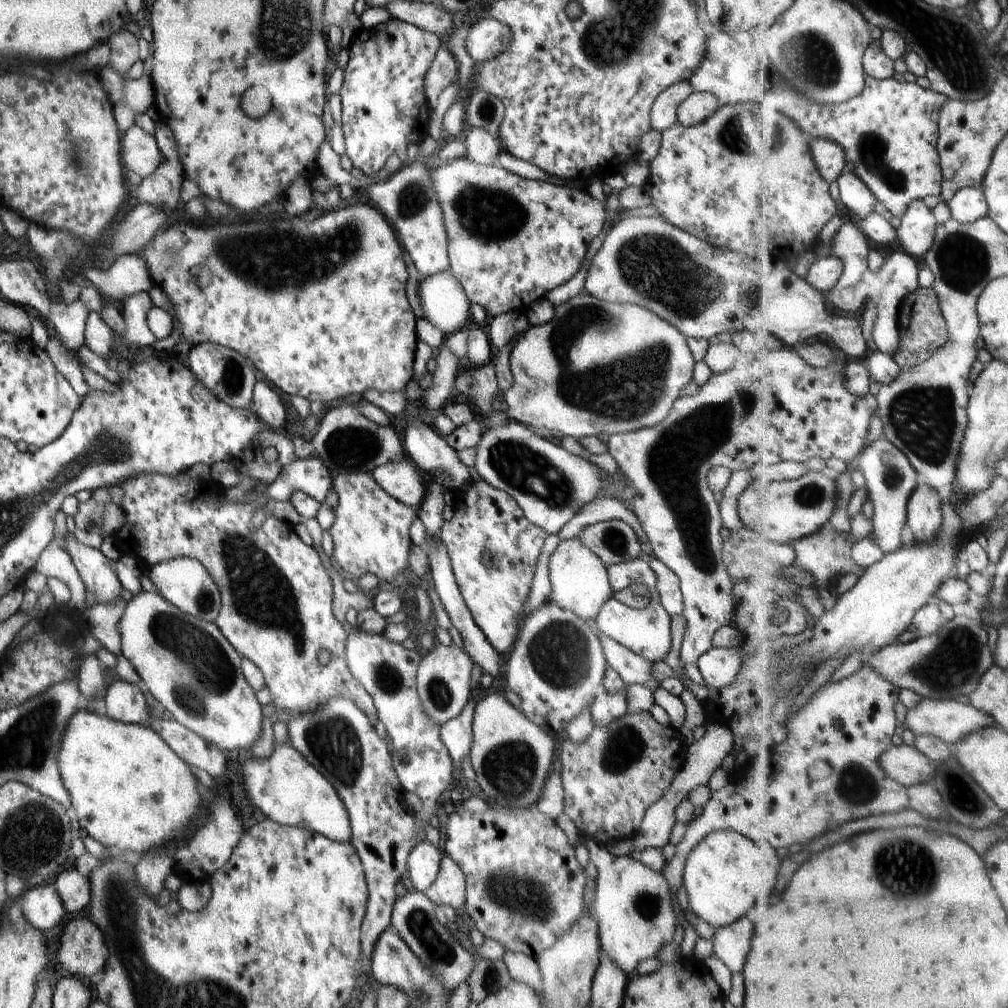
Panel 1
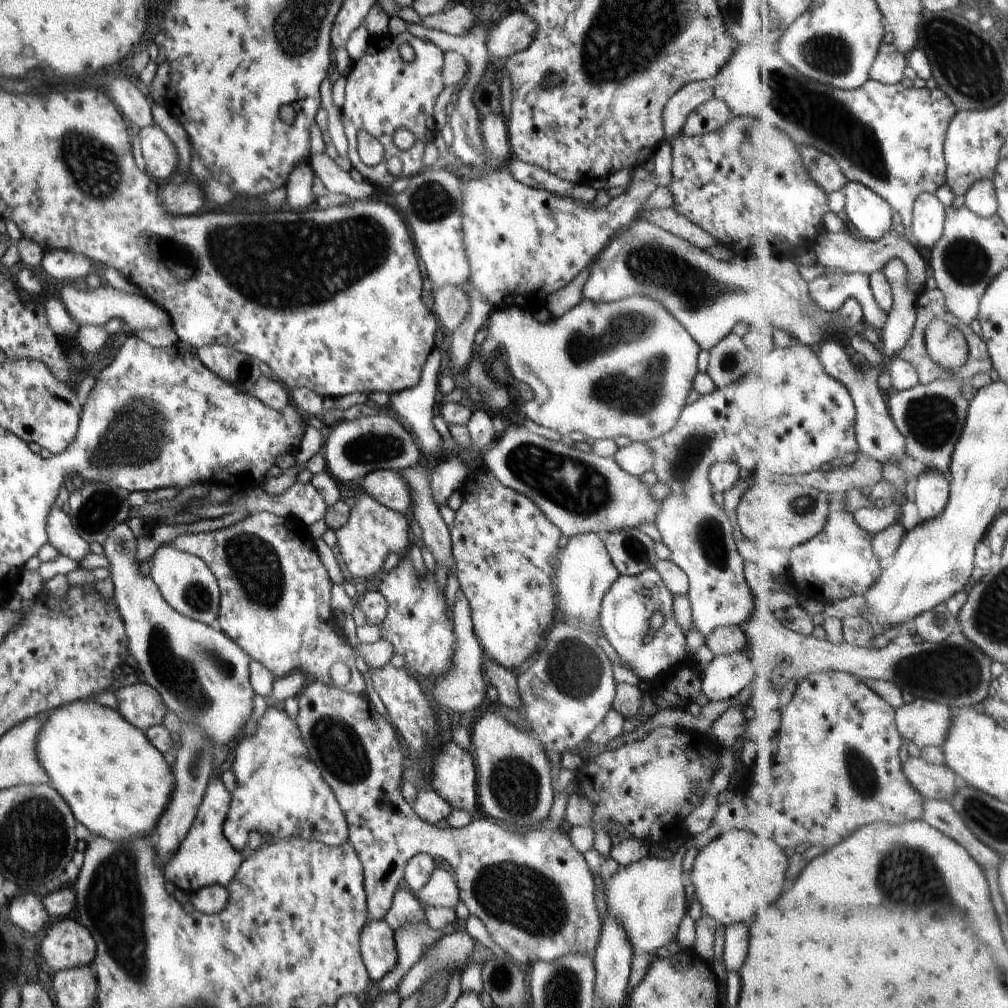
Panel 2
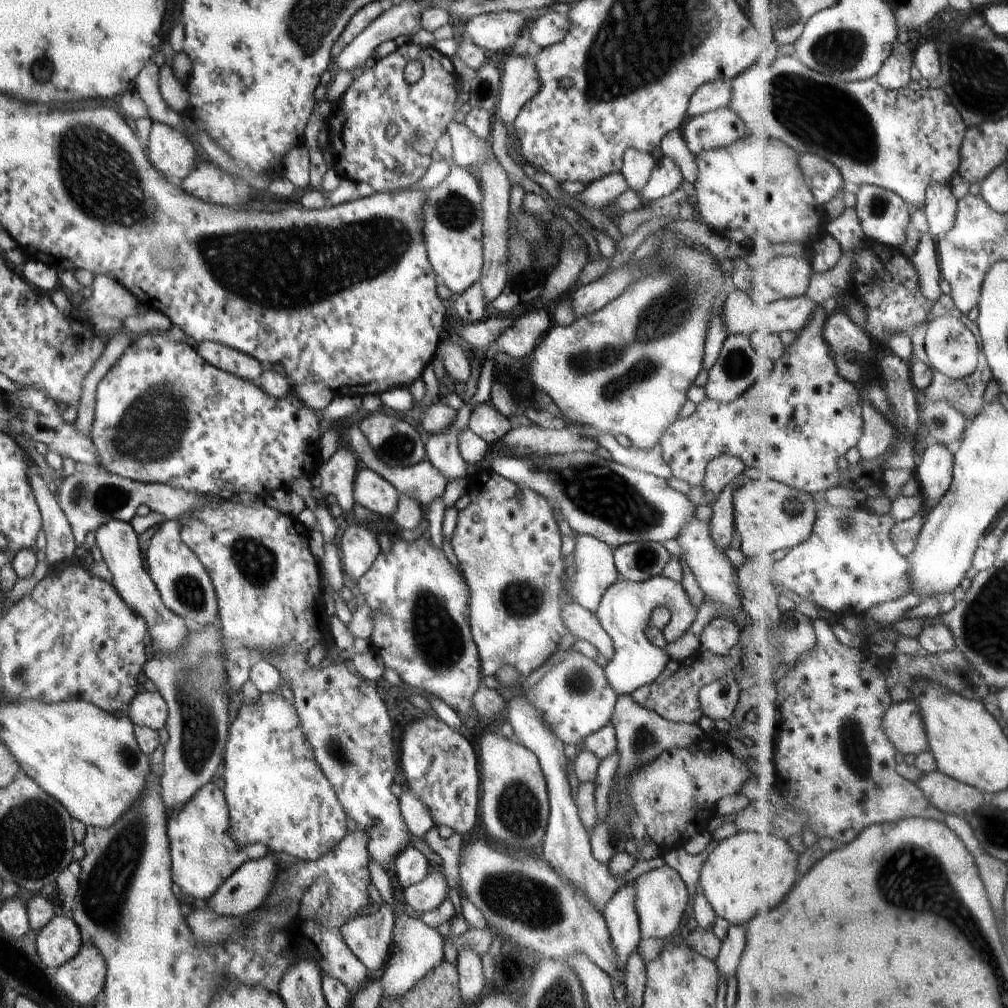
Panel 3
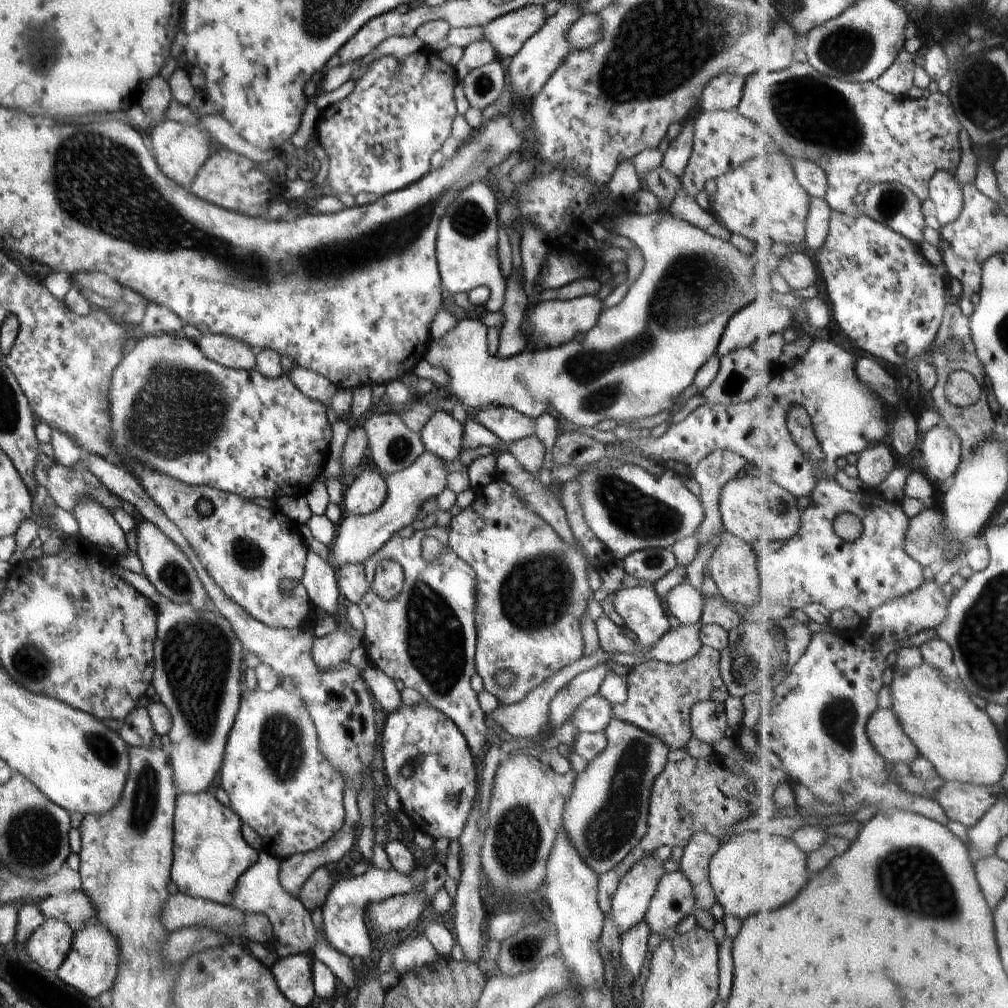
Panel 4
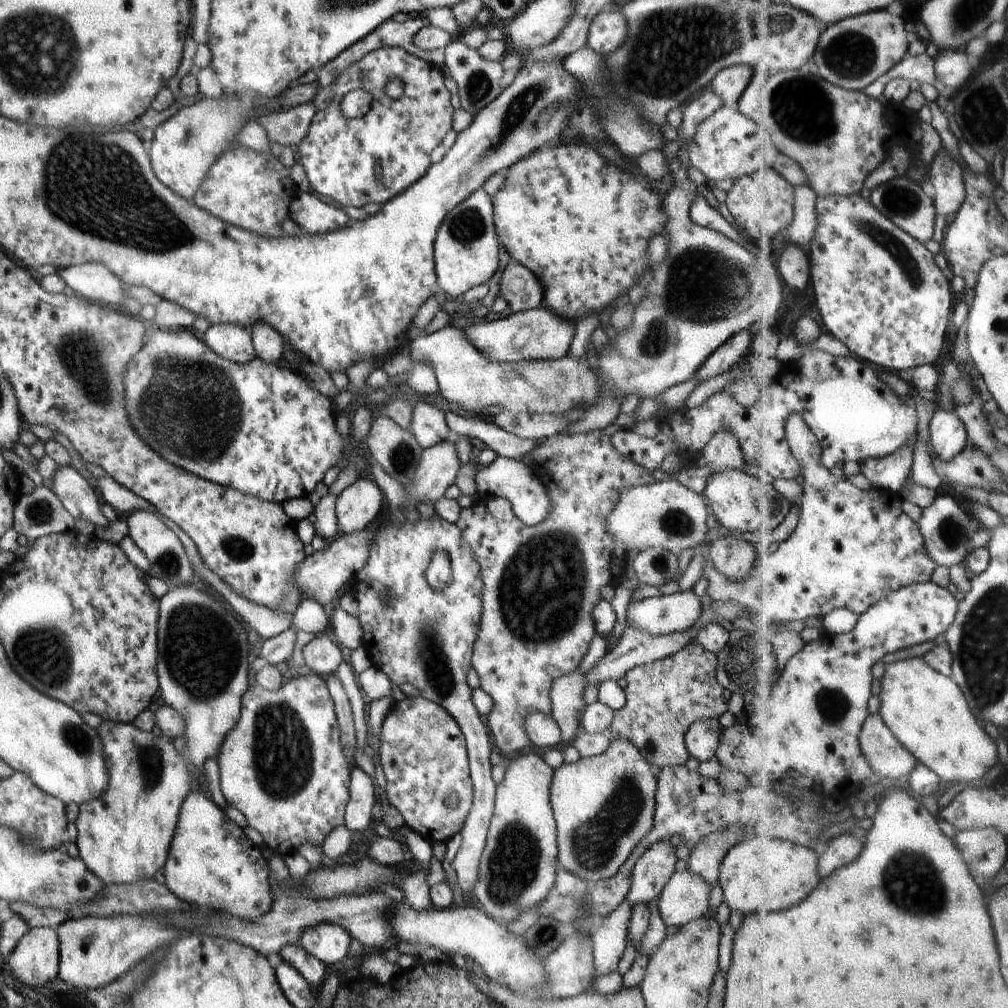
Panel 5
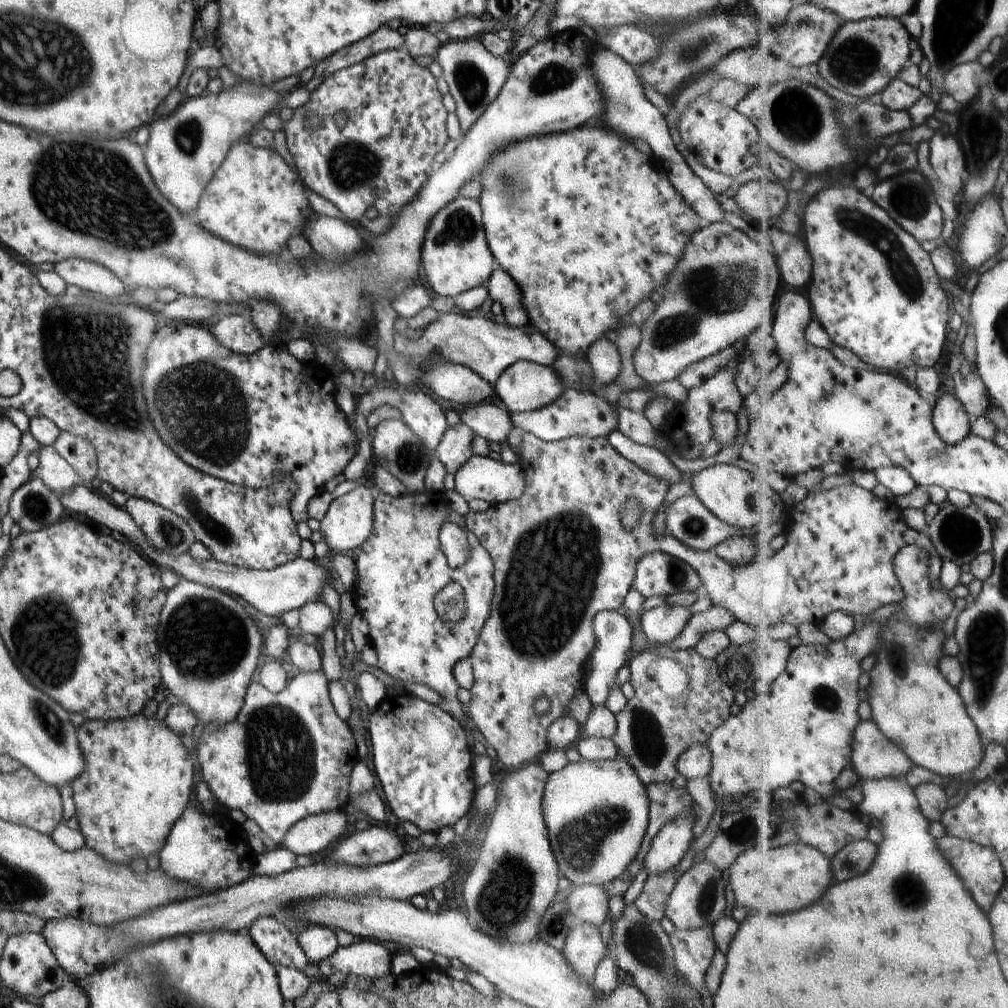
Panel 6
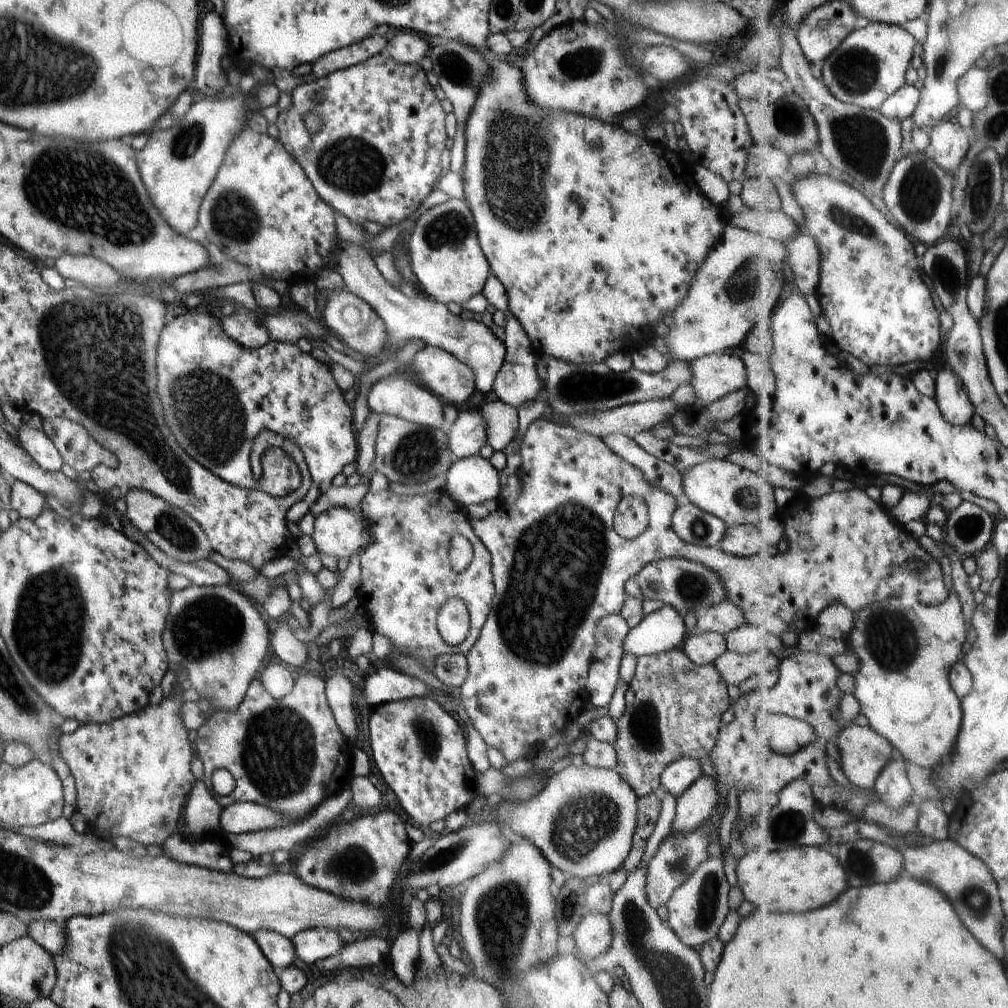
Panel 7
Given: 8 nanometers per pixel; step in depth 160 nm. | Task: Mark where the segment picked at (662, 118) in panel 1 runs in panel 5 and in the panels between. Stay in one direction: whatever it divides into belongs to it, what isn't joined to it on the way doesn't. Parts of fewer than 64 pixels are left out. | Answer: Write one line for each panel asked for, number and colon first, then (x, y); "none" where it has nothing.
2: (690, 96)
3: (710, 96)
4: (724, 92)
5: (730, 82)

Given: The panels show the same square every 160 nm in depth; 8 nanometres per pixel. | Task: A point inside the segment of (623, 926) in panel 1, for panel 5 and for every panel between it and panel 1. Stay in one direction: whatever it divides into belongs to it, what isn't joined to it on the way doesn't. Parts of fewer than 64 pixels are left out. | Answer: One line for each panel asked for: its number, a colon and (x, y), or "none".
2: (648, 898)
3: (662, 896)
4: (674, 899)
5: (684, 898)

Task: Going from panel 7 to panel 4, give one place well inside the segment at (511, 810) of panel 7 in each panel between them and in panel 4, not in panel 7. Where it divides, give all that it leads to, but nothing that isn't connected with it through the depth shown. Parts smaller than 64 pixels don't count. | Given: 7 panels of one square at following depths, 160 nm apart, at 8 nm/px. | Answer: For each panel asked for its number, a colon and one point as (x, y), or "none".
4: (605, 816)
5: (603, 806)
6: (596, 812)

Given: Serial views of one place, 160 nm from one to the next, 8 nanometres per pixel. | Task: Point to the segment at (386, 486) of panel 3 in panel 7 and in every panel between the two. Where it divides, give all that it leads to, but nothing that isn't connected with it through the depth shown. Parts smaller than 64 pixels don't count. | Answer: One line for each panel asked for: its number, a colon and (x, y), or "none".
4: (368, 492)
5: (359, 506)
6: (348, 522)
7: (340, 531)

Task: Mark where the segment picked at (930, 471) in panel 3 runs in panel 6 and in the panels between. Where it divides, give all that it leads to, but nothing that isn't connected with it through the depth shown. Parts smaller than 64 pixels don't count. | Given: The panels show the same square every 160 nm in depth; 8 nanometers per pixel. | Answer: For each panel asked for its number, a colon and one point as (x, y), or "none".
4: (942, 446)
5: (949, 438)
6: (952, 419)

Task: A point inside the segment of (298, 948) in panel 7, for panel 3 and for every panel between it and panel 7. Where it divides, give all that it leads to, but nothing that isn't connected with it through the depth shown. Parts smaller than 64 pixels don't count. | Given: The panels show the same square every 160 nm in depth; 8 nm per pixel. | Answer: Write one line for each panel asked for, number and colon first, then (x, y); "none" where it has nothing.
3: (369, 938)
4: (259, 891)
5: (329, 943)
6: (318, 943)

